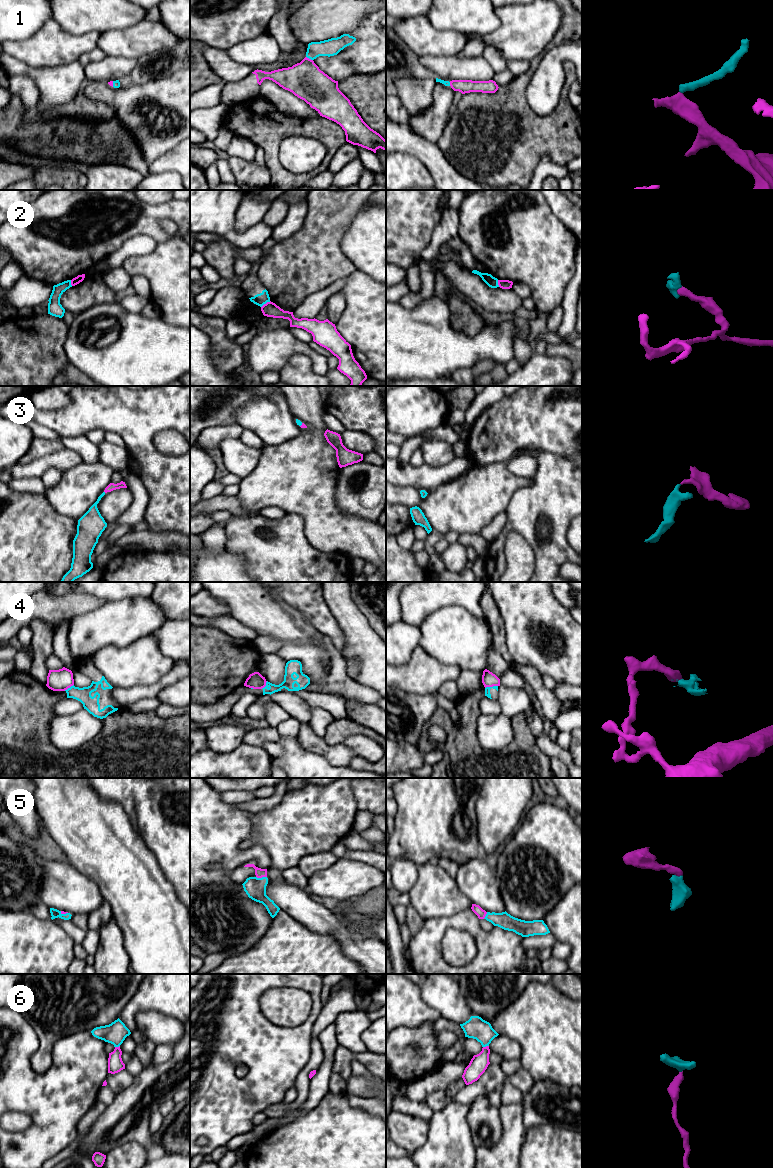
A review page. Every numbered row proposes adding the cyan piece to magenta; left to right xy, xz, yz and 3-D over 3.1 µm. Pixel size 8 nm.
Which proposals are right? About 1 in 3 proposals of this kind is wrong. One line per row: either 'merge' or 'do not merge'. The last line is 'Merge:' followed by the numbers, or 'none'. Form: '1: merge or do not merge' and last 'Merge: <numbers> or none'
1: merge
2: do not merge
3: merge
4: do not merge
5: merge
6: merge
Merge: 1, 3, 5, 6

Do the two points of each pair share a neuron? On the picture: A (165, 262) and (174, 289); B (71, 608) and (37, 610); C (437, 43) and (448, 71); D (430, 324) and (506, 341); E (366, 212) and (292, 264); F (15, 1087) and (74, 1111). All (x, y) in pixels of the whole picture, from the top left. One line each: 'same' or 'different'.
A: same
B: same
C: different
D: same
E: different
F: same

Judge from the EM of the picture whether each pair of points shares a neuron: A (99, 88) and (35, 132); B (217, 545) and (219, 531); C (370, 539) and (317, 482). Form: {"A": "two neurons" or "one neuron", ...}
{"A": "two neurons", "B": "one neuron", "C": "one neuron"}

